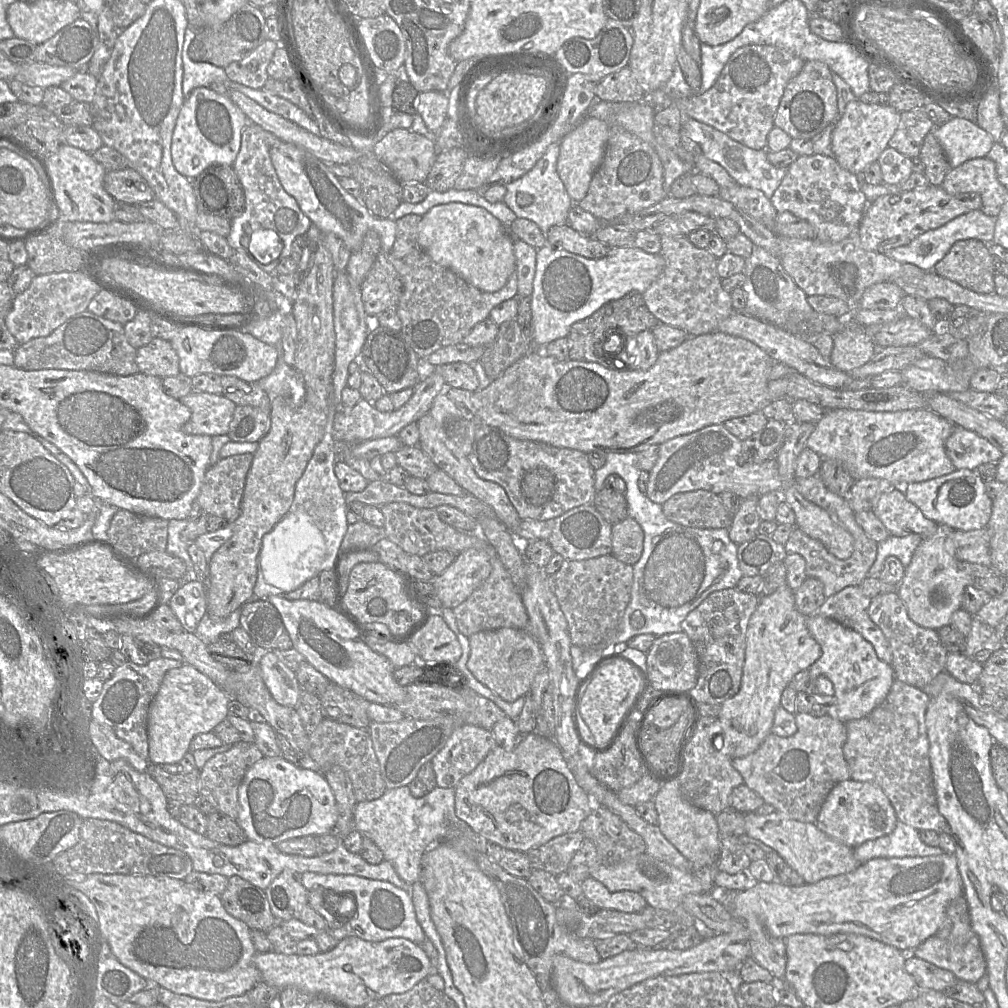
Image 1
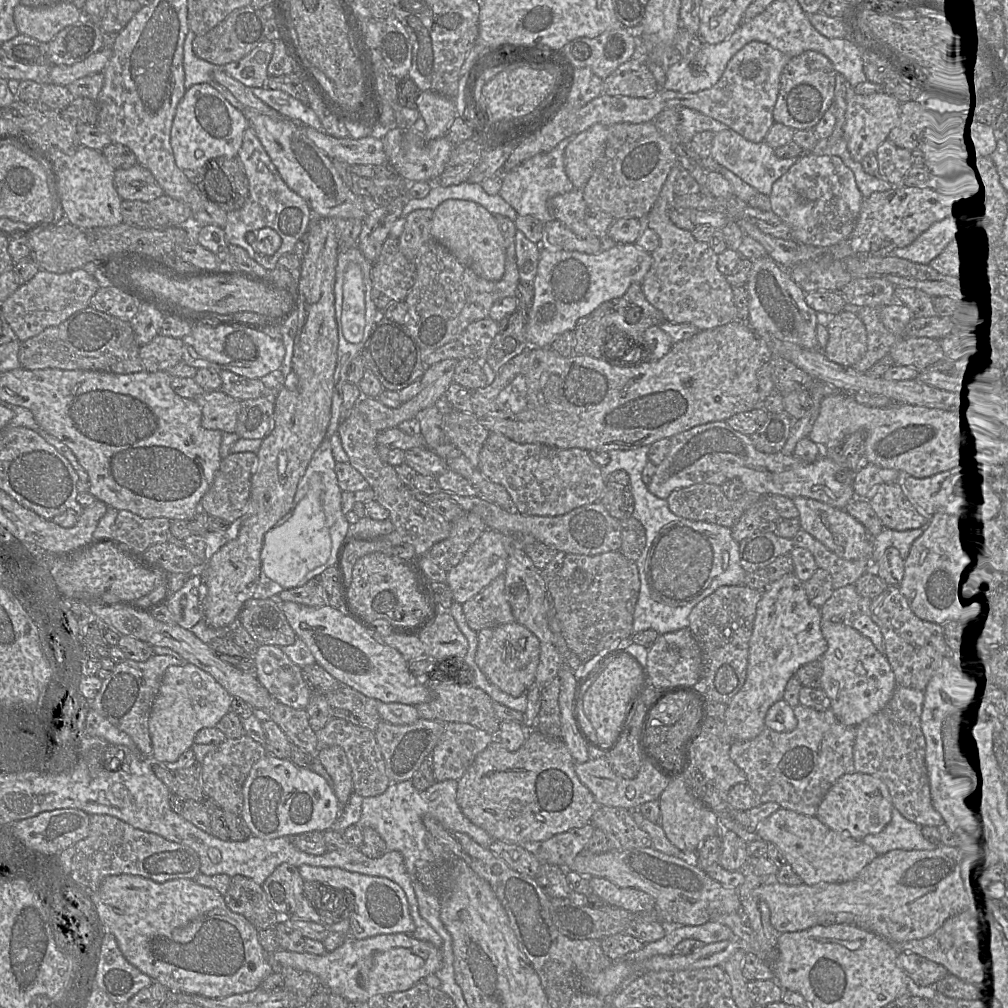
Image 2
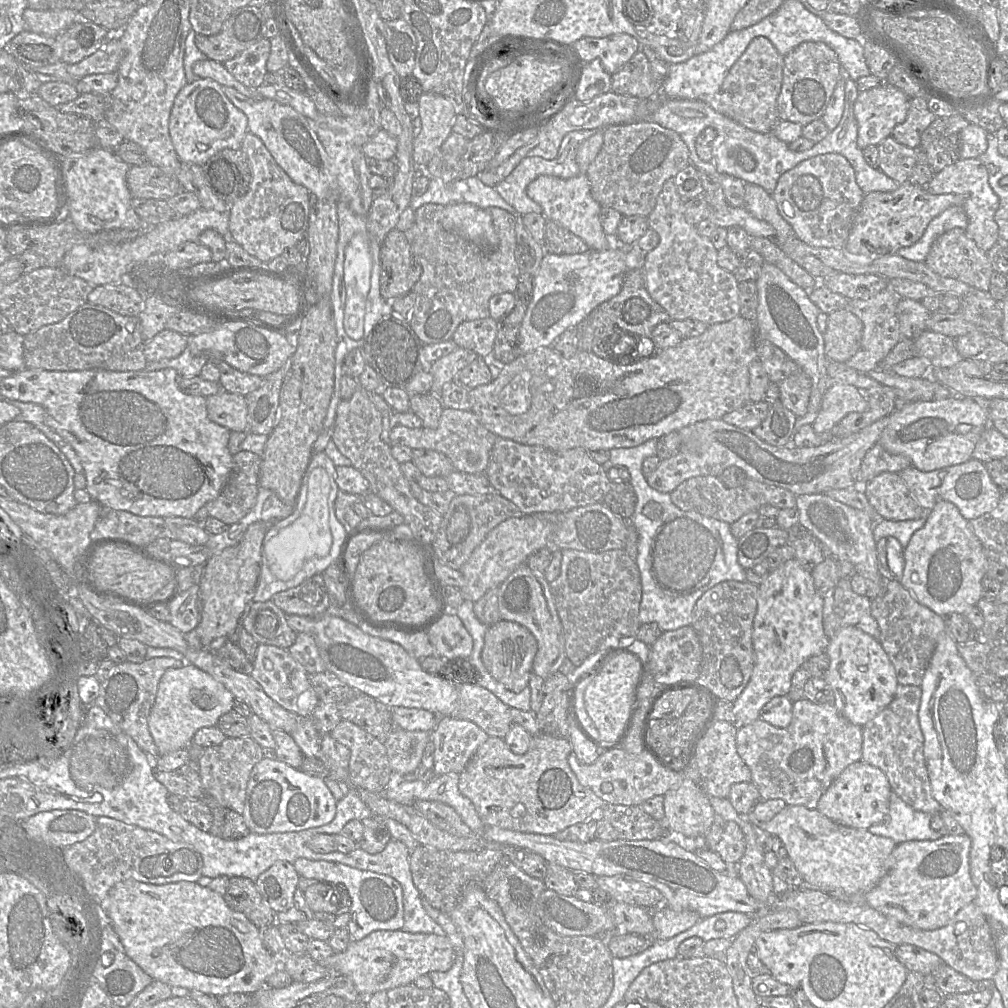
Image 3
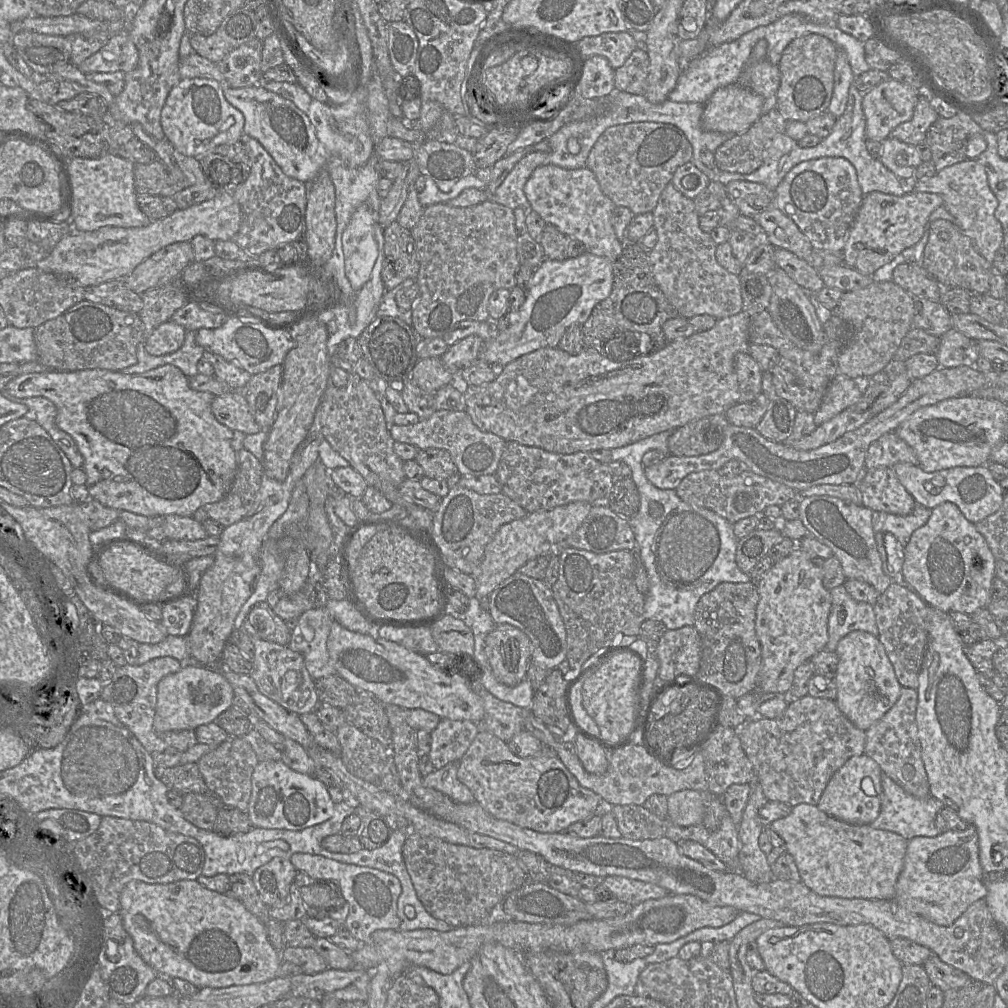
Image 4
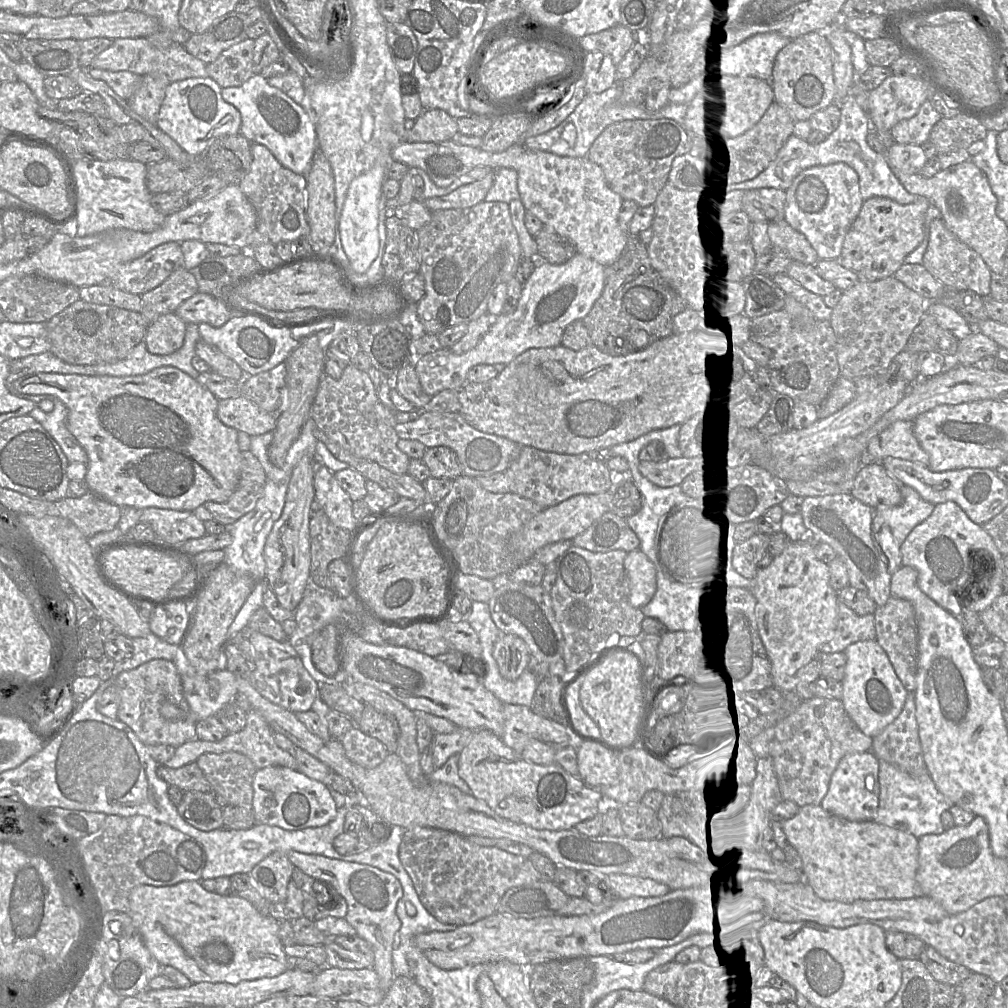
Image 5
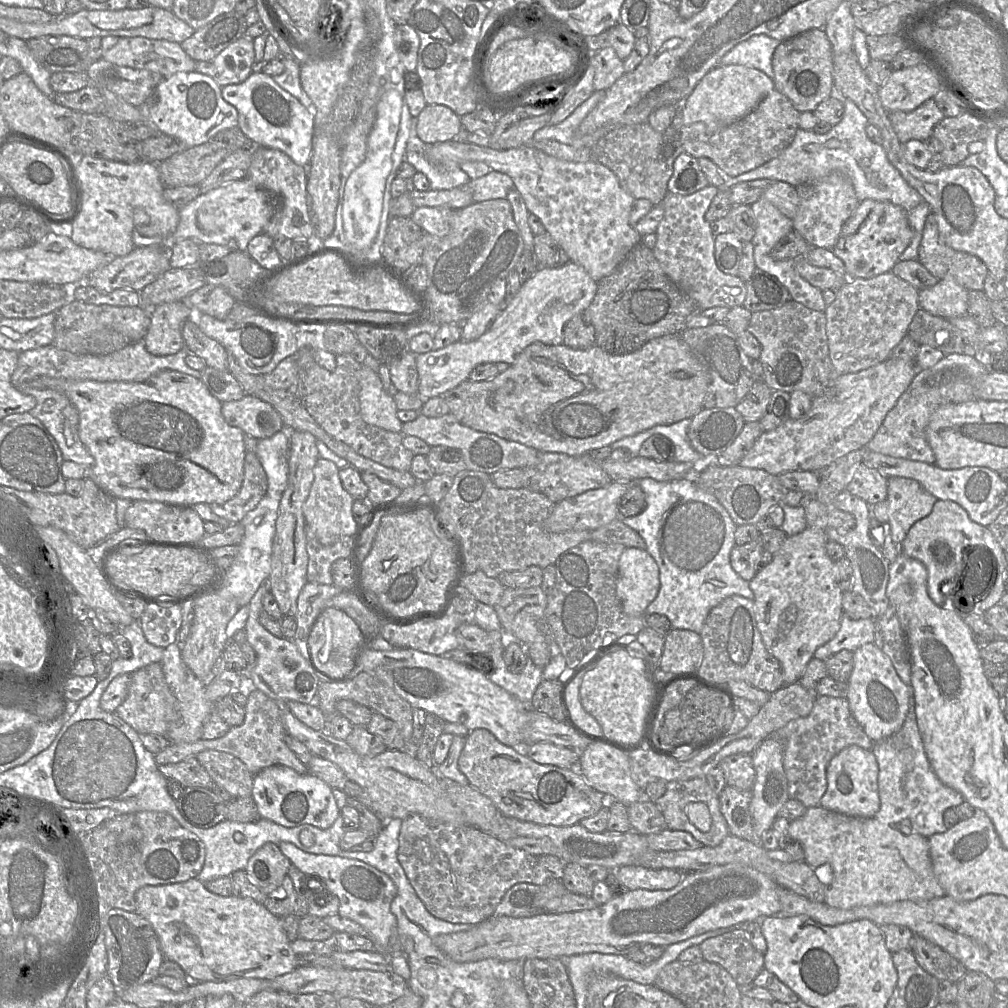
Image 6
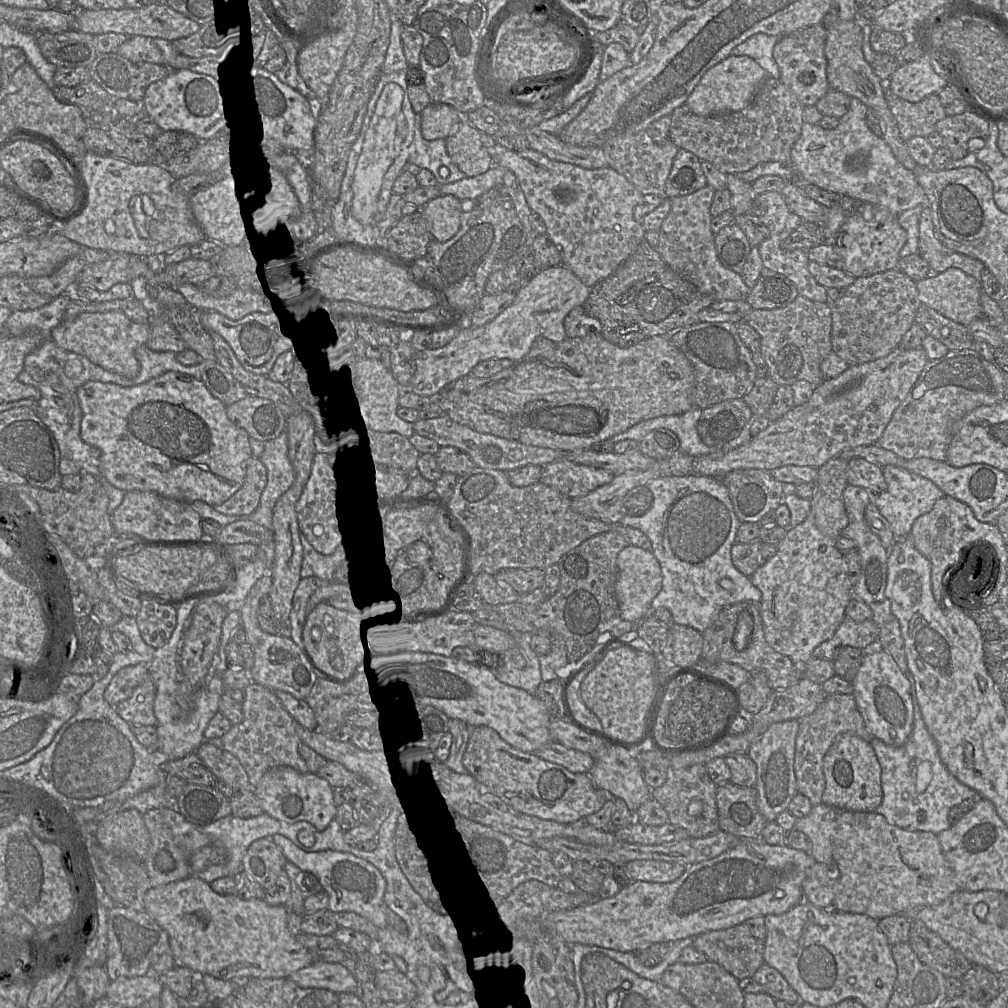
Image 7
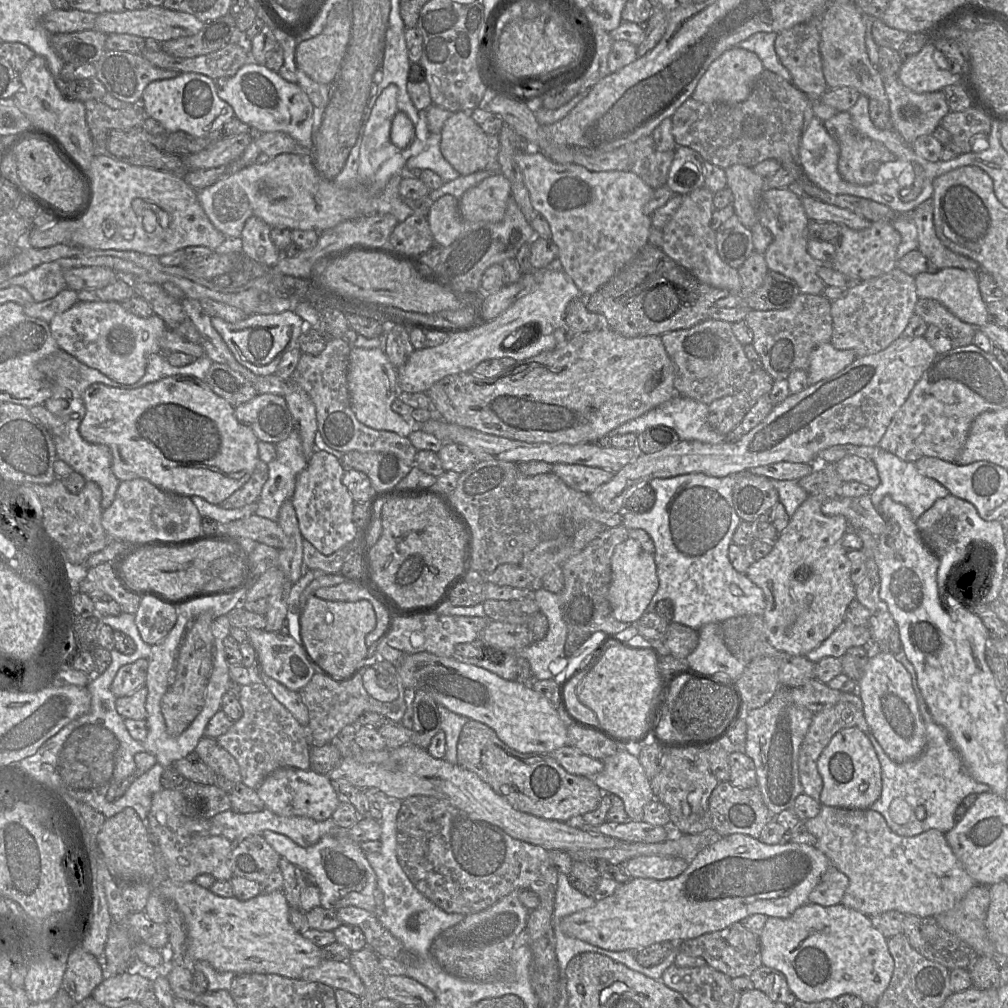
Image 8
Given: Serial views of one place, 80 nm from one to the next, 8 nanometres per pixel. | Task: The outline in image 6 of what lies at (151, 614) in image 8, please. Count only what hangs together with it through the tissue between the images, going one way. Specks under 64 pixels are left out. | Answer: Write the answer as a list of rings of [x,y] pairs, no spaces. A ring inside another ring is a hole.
[[[146,604],[139,623],[150,644],[165,648],[175,641],[182,622],[182,606]]]

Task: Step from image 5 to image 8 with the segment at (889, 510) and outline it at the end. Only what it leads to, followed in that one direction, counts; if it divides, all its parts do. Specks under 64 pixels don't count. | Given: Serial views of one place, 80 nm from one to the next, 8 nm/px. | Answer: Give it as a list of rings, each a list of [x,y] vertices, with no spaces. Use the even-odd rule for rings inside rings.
[[[878,448],[874,452],[873,463],[876,466],[880,478],[880,484],[871,491],[872,504],[879,512],[882,499],[890,496],[895,502],[906,506],[912,518],[916,521],[936,500],[949,495],[949,491],[938,481],[921,474],[915,463],[900,459],[896,455]]]

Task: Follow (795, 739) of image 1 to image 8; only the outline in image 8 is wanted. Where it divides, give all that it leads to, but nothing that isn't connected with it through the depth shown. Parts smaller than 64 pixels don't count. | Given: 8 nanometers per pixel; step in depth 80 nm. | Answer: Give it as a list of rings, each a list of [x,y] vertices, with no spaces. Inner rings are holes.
[[[842,692],[839,701],[835,705],[814,713],[811,725],[800,747],[798,759],[799,777],[804,794],[815,800],[820,800],[823,781],[817,768],[817,760],[832,737],[838,731],[849,727],[857,727],[868,737],[872,733],[864,716],[862,700],[857,692]]]

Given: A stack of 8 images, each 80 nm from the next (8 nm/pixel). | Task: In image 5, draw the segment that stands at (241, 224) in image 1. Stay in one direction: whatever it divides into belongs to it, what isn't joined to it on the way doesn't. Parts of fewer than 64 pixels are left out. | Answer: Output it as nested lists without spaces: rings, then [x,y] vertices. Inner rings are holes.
[[[252,143],[251,152],[250,170],[239,183],[241,191],[257,214],[256,227],[249,236],[249,249],[260,244],[276,245],[280,241],[293,242],[299,237],[308,237],[310,227],[306,216],[307,176],[284,167],[264,145]]]

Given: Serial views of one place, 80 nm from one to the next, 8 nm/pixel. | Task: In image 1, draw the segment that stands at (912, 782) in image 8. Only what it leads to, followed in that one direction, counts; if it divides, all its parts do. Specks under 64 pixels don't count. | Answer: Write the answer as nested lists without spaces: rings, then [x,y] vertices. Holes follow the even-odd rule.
[[[900,821],[892,833],[868,840],[854,848],[854,857],[861,864],[873,858],[932,856],[942,853],[940,847],[923,843],[919,830]]]

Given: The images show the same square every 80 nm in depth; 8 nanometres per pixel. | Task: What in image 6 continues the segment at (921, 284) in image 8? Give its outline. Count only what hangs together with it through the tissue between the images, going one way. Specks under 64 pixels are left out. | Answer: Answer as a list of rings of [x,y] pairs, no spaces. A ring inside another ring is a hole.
[[[942,279],[932,287],[919,291],[919,306],[946,319],[967,315],[968,290],[954,279]]]

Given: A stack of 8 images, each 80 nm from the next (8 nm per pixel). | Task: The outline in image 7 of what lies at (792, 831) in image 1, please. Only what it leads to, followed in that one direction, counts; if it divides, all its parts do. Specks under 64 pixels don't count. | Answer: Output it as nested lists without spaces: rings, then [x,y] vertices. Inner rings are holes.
[[[824,803],[813,806],[808,816],[797,819],[794,828],[803,832],[810,839],[812,843],[811,855],[816,860],[816,862],[835,864],[838,867],[840,871],[839,891],[836,894],[832,904],[832,909],[836,911],[866,915],[879,921],[880,919],[887,916],[906,913],[908,910],[912,910],[915,907],[937,905],[953,893],[960,890],[954,872],[944,856],[938,835],[933,832],[907,831],[897,826],[890,825],[886,821],[885,817],[879,813],[850,811],[826,805]]]

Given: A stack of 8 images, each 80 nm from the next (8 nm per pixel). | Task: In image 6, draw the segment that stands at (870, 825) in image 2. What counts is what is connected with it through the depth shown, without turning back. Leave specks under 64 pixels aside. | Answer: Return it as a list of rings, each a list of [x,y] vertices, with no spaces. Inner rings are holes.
[[[850,745],[836,754],[826,768],[827,790],[820,806],[848,816],[871,818],[880,808],[879,768],[872,750]]]

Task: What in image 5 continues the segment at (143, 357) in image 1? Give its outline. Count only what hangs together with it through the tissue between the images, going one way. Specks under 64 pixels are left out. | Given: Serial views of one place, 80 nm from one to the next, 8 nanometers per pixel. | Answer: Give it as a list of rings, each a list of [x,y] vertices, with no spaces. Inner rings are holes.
[[[175,313],[159,316],[148,326],[144,341],[147,350],[155,355],[168,355],[184,343],[186,323]]]

